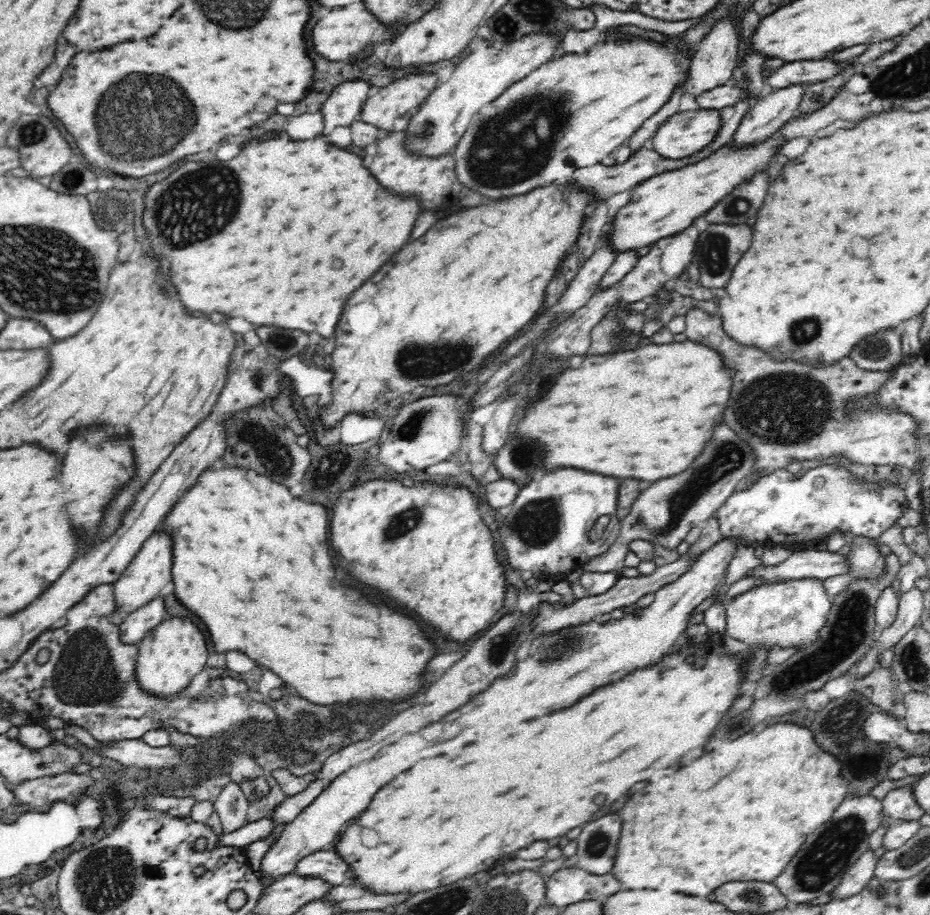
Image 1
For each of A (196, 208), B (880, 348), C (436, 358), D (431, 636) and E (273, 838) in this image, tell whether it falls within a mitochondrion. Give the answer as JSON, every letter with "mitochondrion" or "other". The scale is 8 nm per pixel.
{"A":"mitochondrion","B":"mitochondrion","C":"mitochondrion","D":"other","E":"other"}

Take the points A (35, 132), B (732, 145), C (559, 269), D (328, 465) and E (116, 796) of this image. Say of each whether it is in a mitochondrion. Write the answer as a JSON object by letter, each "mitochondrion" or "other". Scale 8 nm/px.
{"A":"mitochondrion","B":"other","C":"other","D":"mitochondrion","E":"other"}

